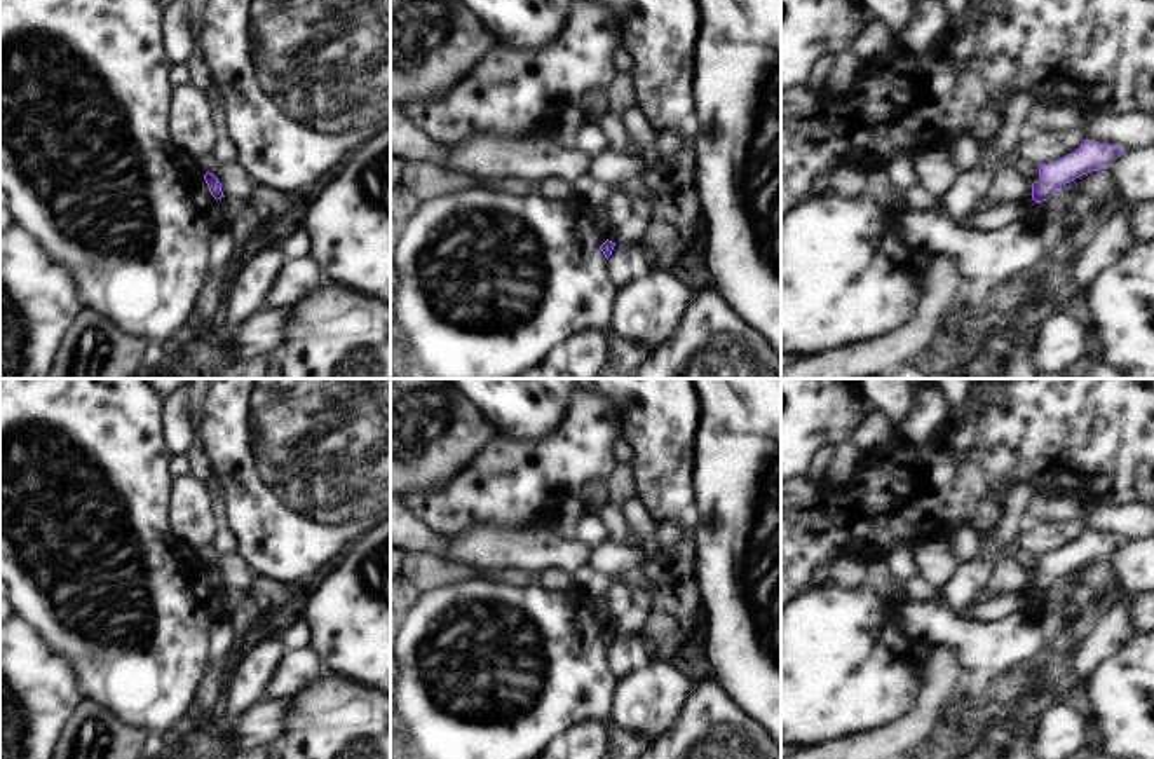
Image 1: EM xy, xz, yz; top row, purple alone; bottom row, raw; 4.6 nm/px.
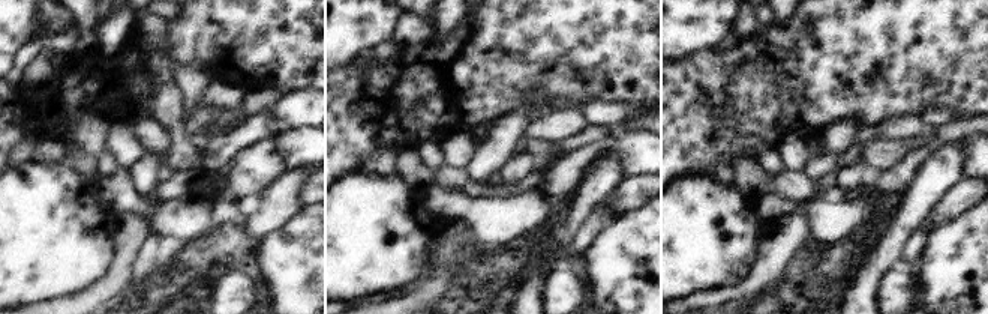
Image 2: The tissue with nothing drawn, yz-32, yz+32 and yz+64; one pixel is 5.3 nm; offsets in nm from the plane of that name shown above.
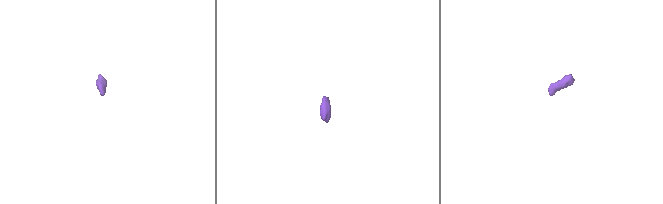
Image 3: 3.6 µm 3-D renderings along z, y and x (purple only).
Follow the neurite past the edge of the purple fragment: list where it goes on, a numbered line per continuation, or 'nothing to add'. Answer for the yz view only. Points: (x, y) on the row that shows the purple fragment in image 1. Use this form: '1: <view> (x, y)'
nothing to add

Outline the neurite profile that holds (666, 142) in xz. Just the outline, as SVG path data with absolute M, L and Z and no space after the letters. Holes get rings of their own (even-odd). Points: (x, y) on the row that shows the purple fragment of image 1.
M687 120L680 131L659 131L655 133L654 147L657 157L673 155L682 150L683 145L694 141L696 124Z

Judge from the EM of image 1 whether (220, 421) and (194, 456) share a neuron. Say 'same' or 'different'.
different

